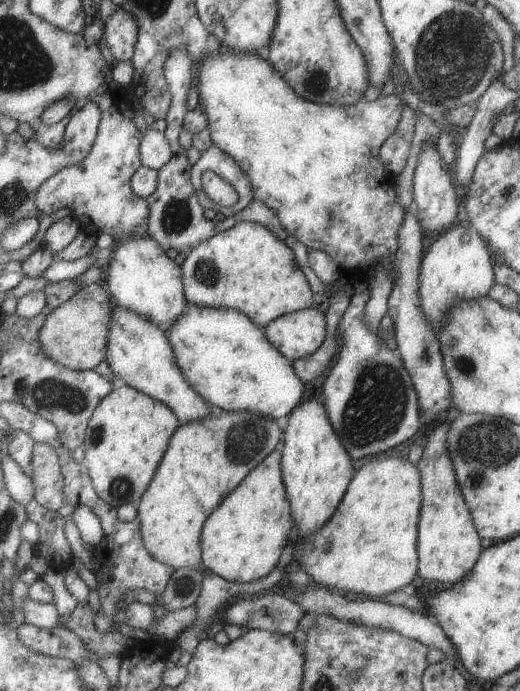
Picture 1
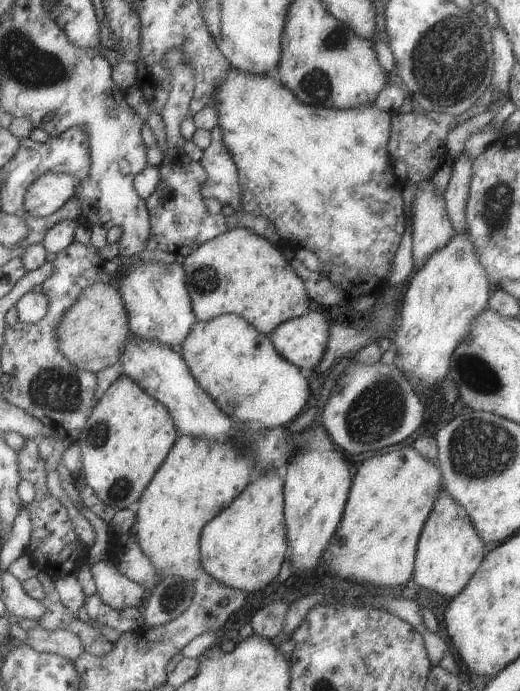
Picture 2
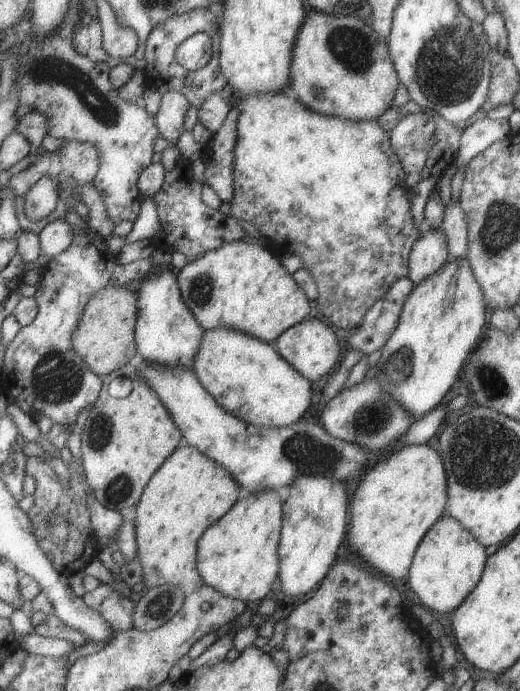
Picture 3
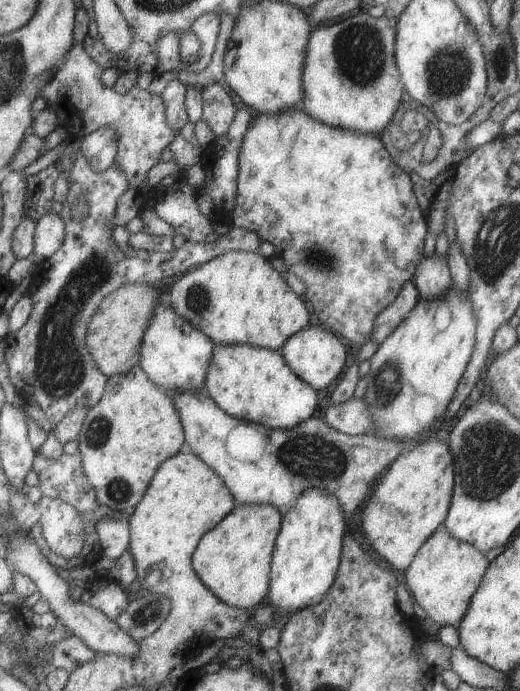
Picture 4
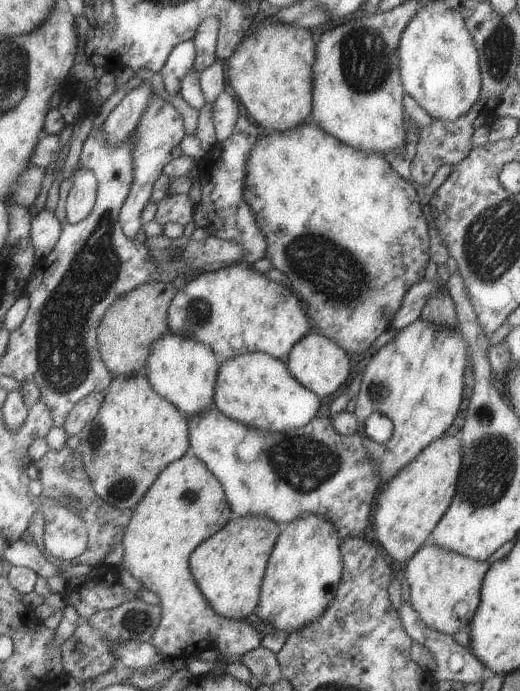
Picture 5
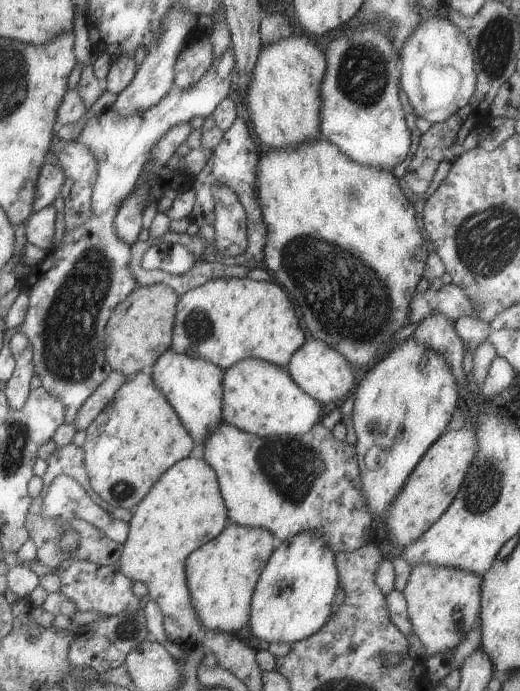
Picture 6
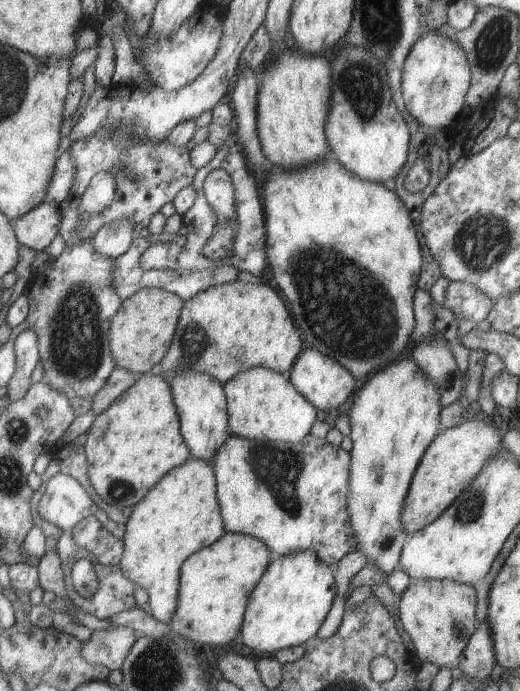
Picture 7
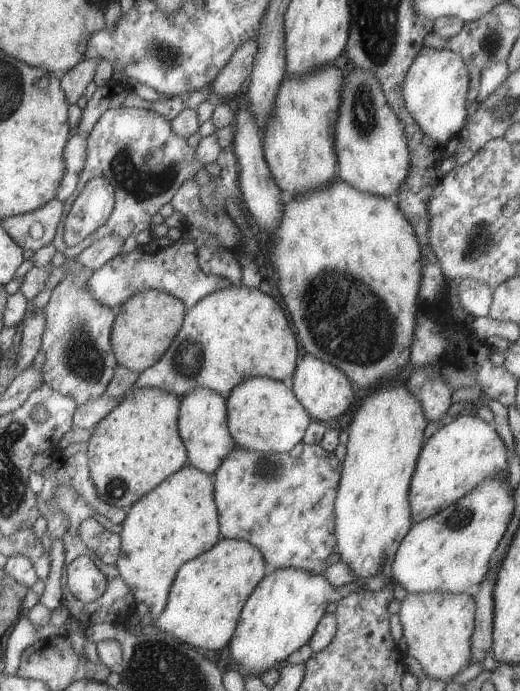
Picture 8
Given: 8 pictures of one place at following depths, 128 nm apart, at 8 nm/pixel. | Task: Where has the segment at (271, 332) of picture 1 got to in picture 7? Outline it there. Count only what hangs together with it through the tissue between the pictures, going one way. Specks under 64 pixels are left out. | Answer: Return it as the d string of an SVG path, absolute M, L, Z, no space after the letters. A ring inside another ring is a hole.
M303 346L299 356L295 358L287 378L291 382L291 386L322 416L325 416L329 410L333 411L343 404L353 394L353 388L355 388L353 376L343 366L308 346Z

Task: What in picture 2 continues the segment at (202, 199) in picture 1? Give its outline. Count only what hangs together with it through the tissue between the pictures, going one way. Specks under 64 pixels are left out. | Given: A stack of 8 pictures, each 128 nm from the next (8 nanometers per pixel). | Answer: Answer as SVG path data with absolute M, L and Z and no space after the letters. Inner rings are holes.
M221 126L210 131L210 144L203 151L198 161L205 172L205 182L199 186L203 198L214 198L222 206L230 206L239 211L241 190L237 168L231 159L227 146L223 145Z

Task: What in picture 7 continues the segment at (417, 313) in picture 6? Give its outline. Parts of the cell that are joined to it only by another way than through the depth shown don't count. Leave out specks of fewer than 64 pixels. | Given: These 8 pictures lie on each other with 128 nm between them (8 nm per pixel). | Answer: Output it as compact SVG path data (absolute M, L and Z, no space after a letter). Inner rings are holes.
M450 281L442 306L453 313L455 320L464 319L477 324L486 319L493 304L475 286L467 282Z

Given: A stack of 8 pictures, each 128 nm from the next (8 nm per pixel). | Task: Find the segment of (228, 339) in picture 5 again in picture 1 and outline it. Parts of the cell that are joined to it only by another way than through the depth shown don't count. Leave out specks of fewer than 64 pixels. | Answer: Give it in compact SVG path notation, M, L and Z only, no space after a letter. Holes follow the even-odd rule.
M241 221L198 242L180 265L187 302L243 313L263 328L278 316L311 306L312 290L296 265L293 251L262 224Z

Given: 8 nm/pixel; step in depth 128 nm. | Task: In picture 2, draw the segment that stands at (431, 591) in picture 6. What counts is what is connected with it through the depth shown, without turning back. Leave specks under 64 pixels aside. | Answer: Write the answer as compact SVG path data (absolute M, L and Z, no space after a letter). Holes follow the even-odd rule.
M441 484L417 542L414 570L411 576L413 583L448 600L455 598L467 586L475 570L479 569L485 556L483 547L484 543L471 525L467 514L463 512L463 508L459 508L451 500L451 496L443 490Z

